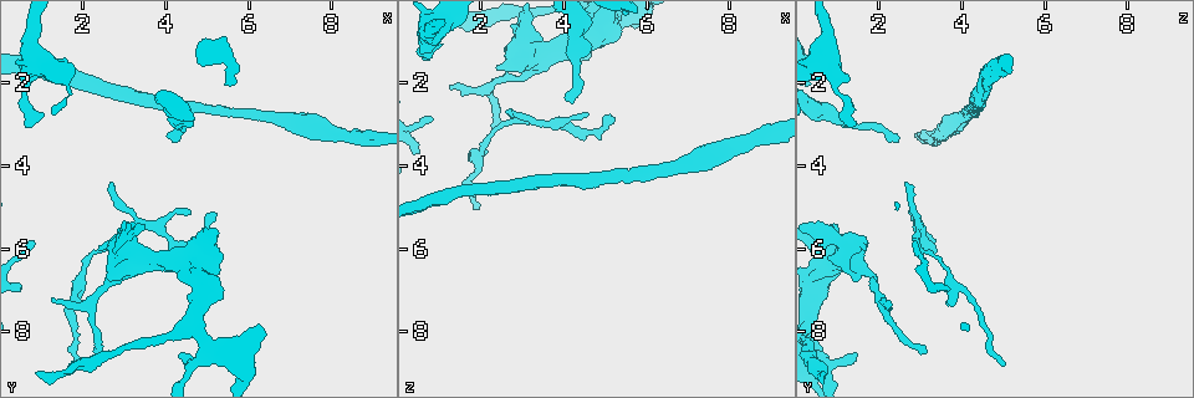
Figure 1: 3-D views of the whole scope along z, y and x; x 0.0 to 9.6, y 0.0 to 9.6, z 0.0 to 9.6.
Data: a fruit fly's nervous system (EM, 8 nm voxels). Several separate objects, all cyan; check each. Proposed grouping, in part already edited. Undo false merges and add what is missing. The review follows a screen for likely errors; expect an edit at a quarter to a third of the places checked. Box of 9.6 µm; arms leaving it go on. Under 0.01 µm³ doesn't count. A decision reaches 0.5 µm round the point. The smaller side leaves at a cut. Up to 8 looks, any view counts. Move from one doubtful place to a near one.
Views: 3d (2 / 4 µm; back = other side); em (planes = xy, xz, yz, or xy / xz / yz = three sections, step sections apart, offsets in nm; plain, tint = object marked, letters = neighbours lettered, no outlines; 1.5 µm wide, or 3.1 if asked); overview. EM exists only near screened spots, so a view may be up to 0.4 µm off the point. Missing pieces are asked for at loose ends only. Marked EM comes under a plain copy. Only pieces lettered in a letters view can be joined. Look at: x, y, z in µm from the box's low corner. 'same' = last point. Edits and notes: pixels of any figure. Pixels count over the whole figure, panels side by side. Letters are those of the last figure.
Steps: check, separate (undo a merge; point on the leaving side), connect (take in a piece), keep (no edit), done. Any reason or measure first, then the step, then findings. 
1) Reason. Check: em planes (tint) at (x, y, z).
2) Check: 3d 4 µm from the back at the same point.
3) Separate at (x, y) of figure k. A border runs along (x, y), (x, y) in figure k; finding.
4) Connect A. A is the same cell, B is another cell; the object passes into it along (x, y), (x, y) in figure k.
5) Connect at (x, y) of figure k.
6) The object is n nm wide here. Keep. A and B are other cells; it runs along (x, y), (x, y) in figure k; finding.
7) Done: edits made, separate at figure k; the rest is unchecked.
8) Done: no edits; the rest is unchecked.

Branch stops here. Check: 3d 2 µm at (2.65, 4.40, 2.70).

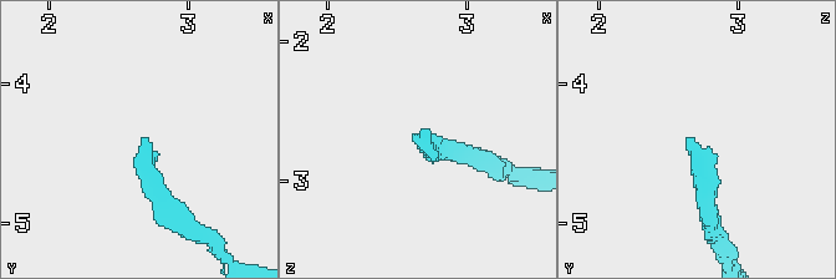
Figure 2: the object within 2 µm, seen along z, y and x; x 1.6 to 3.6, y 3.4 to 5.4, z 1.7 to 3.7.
Check: em planes (letters) at (2.66, 4.40, 2.68).

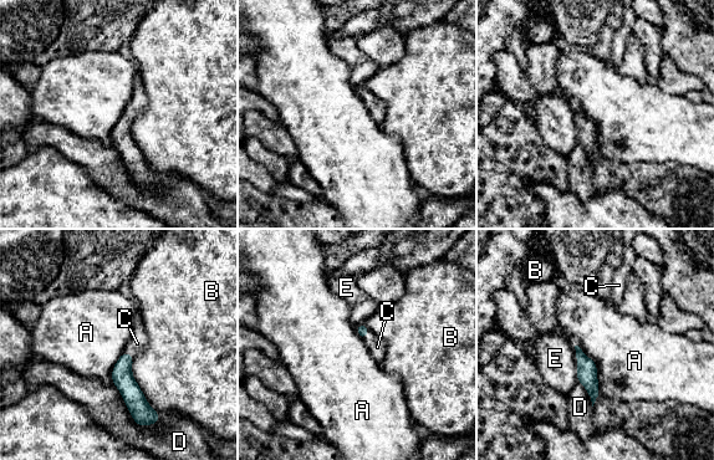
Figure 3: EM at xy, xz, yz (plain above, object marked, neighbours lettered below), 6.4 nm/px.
Connect C. C is the same cell, A, B, D and E are other cells; the object passes into it along (122, 377), (129, 354), (137, 343) in figure 3; the neuron continues.

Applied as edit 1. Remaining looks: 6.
See it whole again. Check: overview.

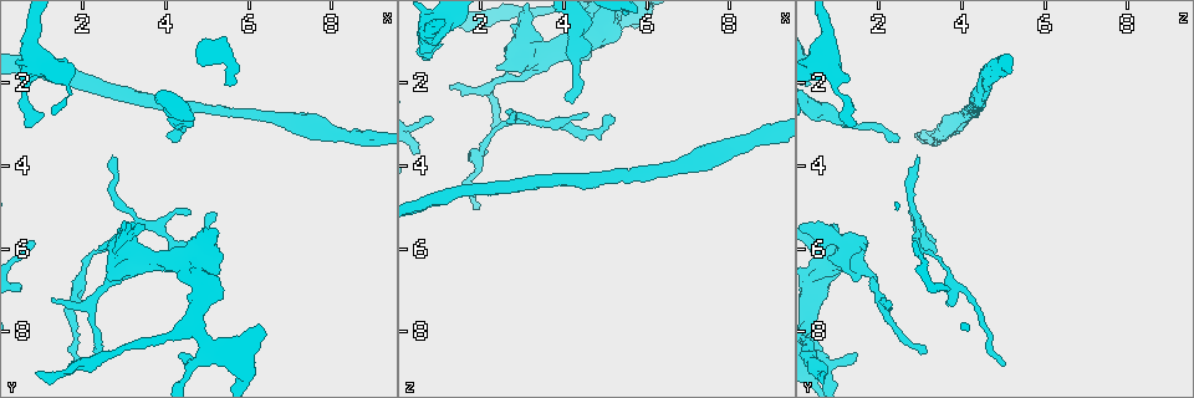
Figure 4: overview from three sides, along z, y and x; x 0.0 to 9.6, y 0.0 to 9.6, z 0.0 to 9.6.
An open end. Check: em planes (letters) at (0.85, 9.00, 0.60).

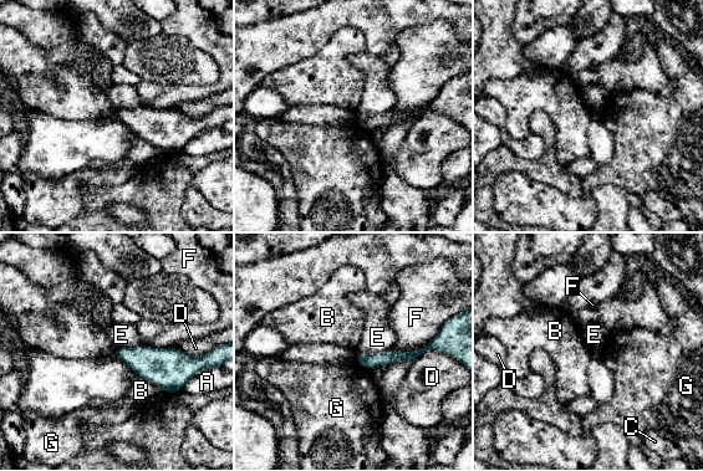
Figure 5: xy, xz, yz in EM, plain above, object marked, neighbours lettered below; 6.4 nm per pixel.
Keep. A, B, C, D, E, F and G are other cells; a border runs along (136, 372), (163, 390) in figure 5; none of them fits.

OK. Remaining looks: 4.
Branch stops here. Check: em planes (letters) at (1.25, 7.25, 2.10).

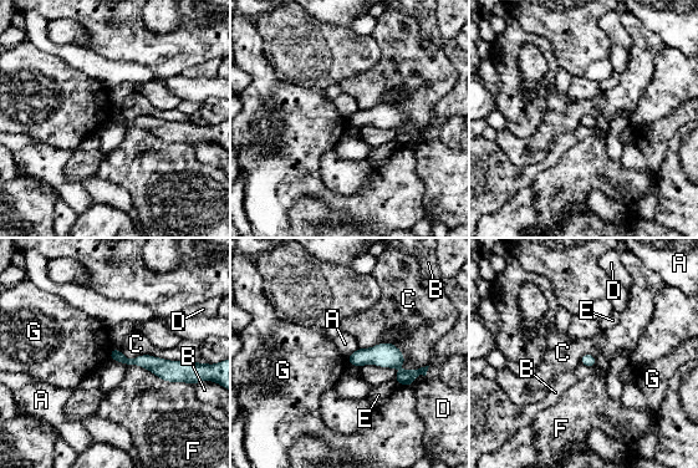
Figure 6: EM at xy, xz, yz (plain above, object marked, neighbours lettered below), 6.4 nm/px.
Keep. A, B, C, D, E, F and G are other cells; a border runs along (112, 349), (108, 357) in figure 6; none of them fits.

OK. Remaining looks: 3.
Done: edits made, connect at figure 3; the rest is unchecked.

